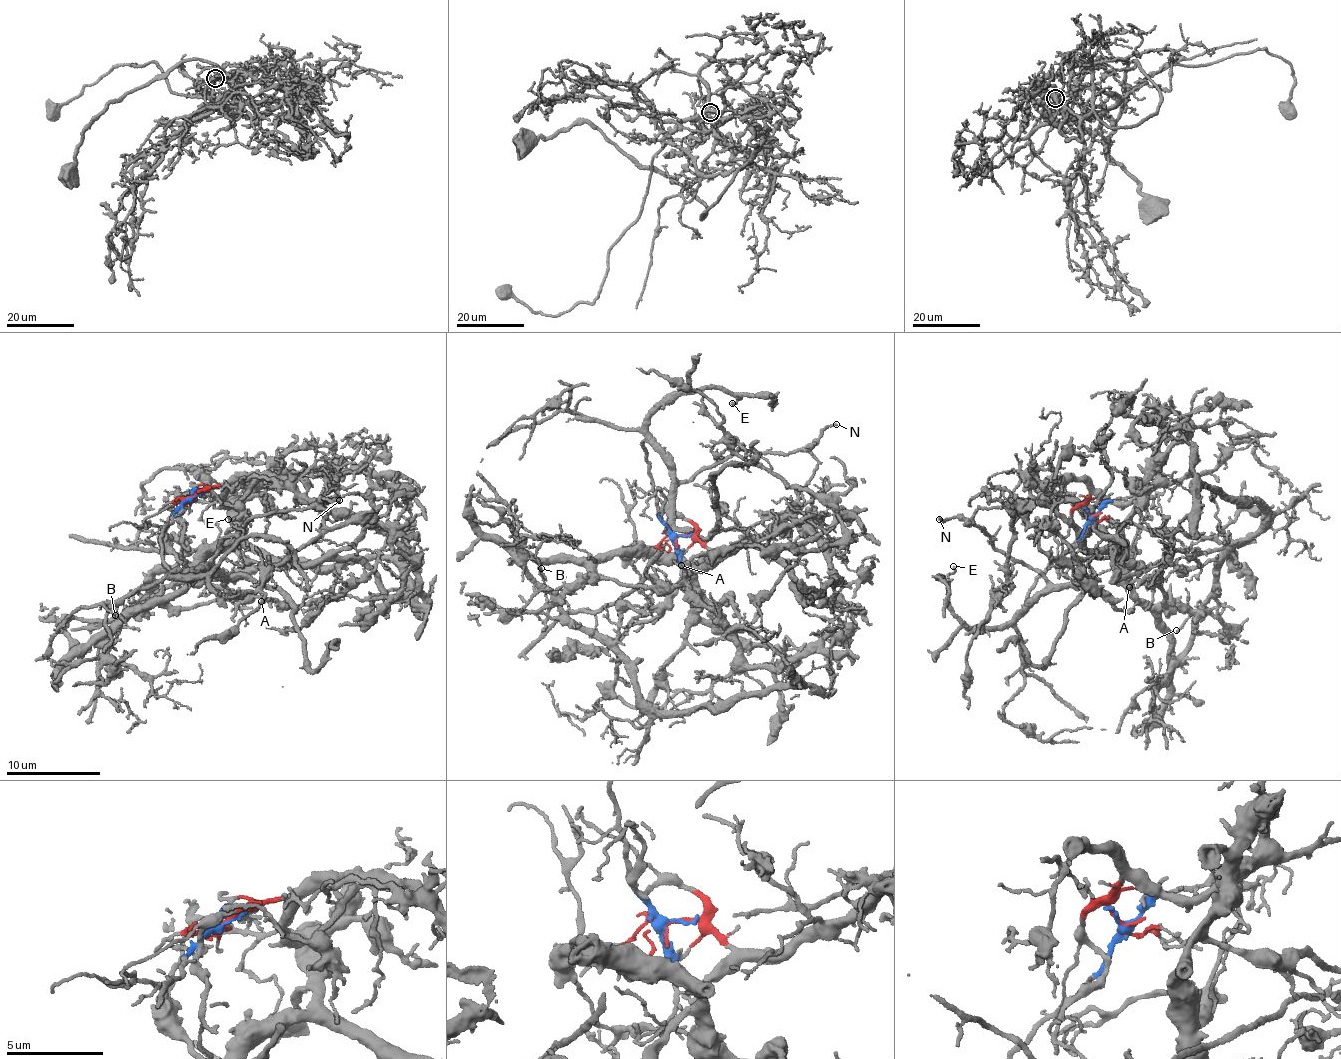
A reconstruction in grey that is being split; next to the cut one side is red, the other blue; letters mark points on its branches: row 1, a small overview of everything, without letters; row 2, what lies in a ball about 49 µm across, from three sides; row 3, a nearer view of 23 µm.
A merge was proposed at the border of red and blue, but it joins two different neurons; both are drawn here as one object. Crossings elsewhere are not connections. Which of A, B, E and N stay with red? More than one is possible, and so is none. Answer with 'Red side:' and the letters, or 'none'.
Red side: A, B

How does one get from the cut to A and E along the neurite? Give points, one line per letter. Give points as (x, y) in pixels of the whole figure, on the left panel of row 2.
A: (192, 495), (226, 490), (223, 503), (237, 533), (168, 602), (190, 608), (262, 602)
E: (192, 497), (176, 511), (159, 537), (162, 563), (174, 578), (213, 573), (244, 533), (231, 525), (228, 518)

